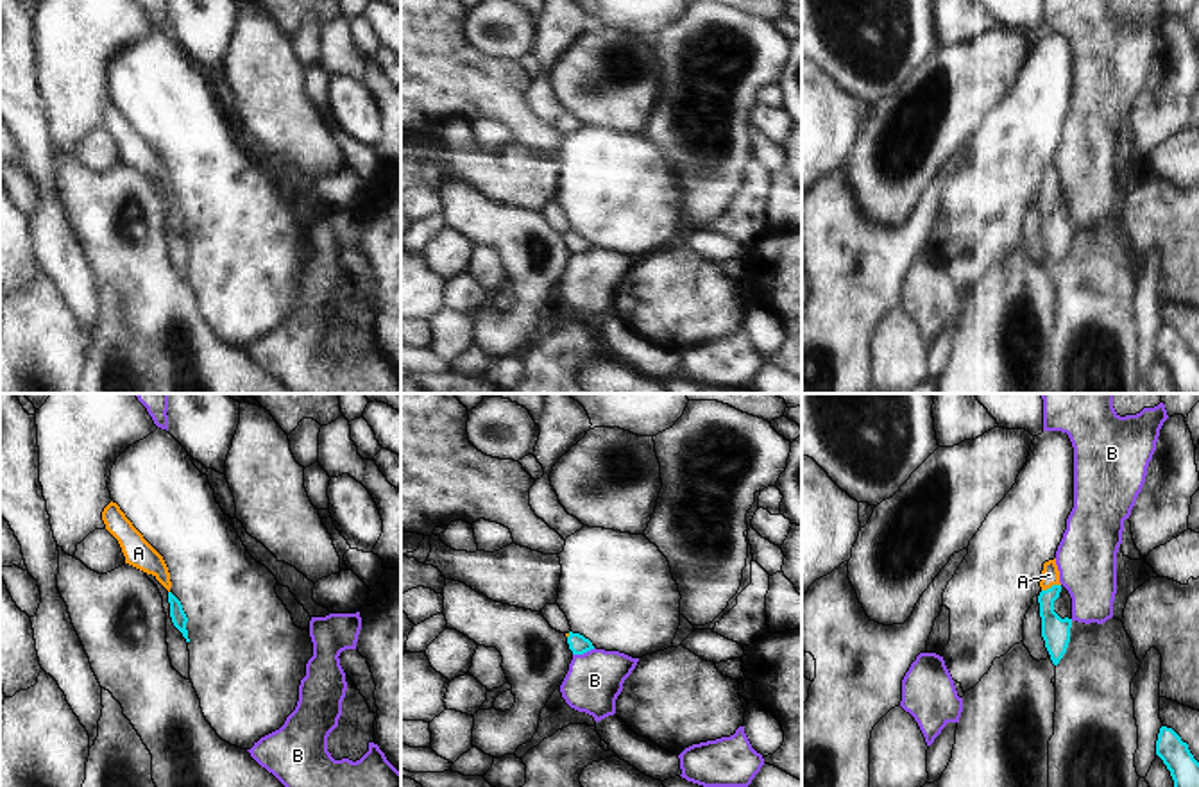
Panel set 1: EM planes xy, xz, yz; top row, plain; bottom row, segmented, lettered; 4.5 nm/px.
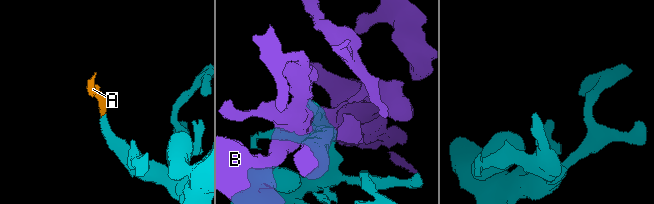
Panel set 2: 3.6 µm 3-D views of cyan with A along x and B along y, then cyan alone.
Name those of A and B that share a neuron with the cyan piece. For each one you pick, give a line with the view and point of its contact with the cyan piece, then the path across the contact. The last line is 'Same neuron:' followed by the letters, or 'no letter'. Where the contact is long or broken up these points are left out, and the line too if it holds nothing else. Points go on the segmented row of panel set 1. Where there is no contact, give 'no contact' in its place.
A: contact yz (1051, 587); way yz (1054, 630), (1047, 614), (1051, 587), (1049, 575)
Same neuron: A

